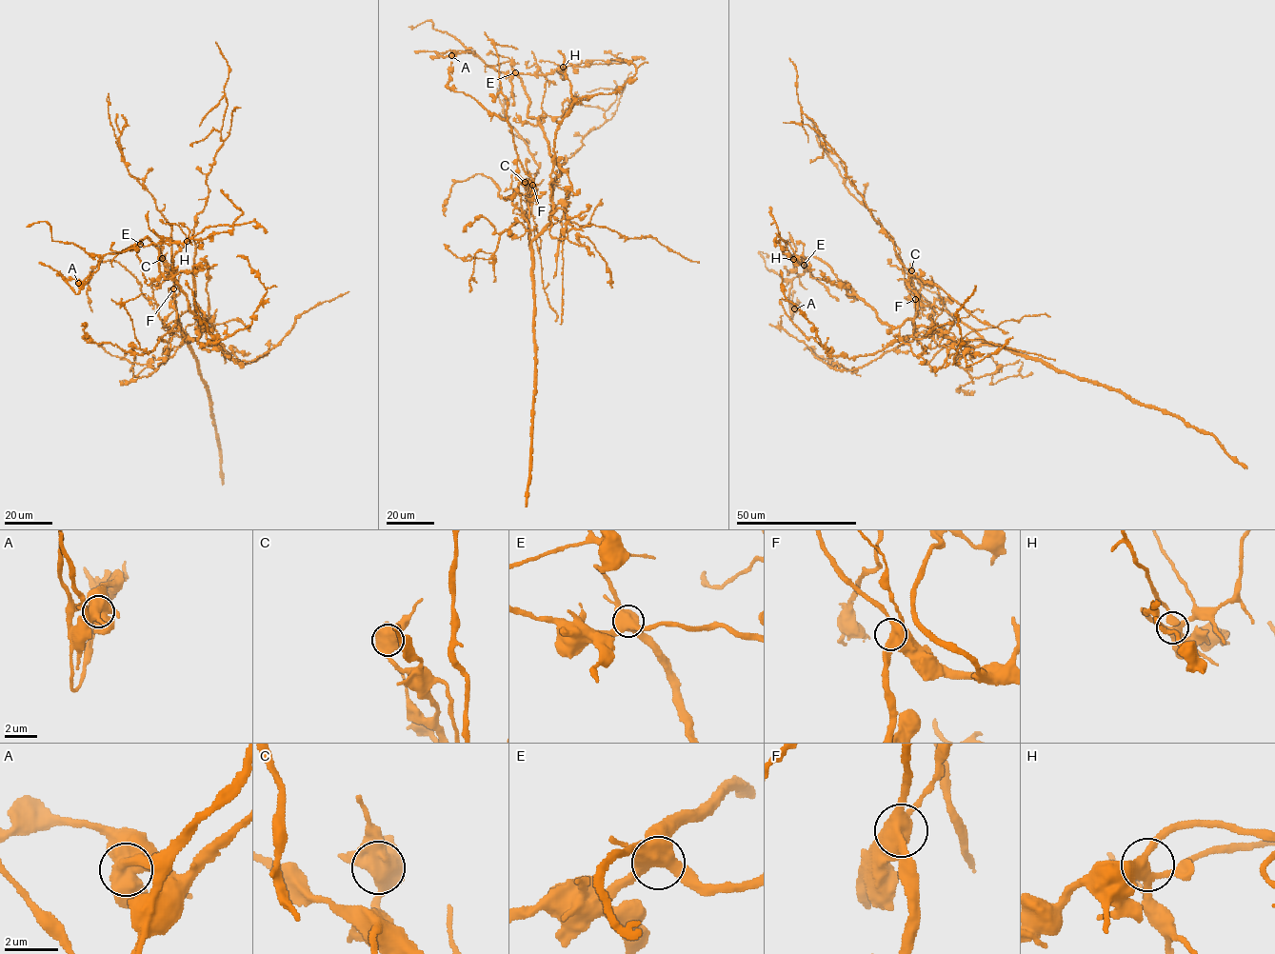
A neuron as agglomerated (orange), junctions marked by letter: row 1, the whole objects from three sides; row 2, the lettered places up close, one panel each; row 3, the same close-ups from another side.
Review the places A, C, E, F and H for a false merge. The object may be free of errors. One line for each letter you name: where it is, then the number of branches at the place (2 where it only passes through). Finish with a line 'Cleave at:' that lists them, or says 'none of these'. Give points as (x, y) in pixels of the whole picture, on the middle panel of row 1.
A: place (451, 55); branches 4
Cleave at: A

